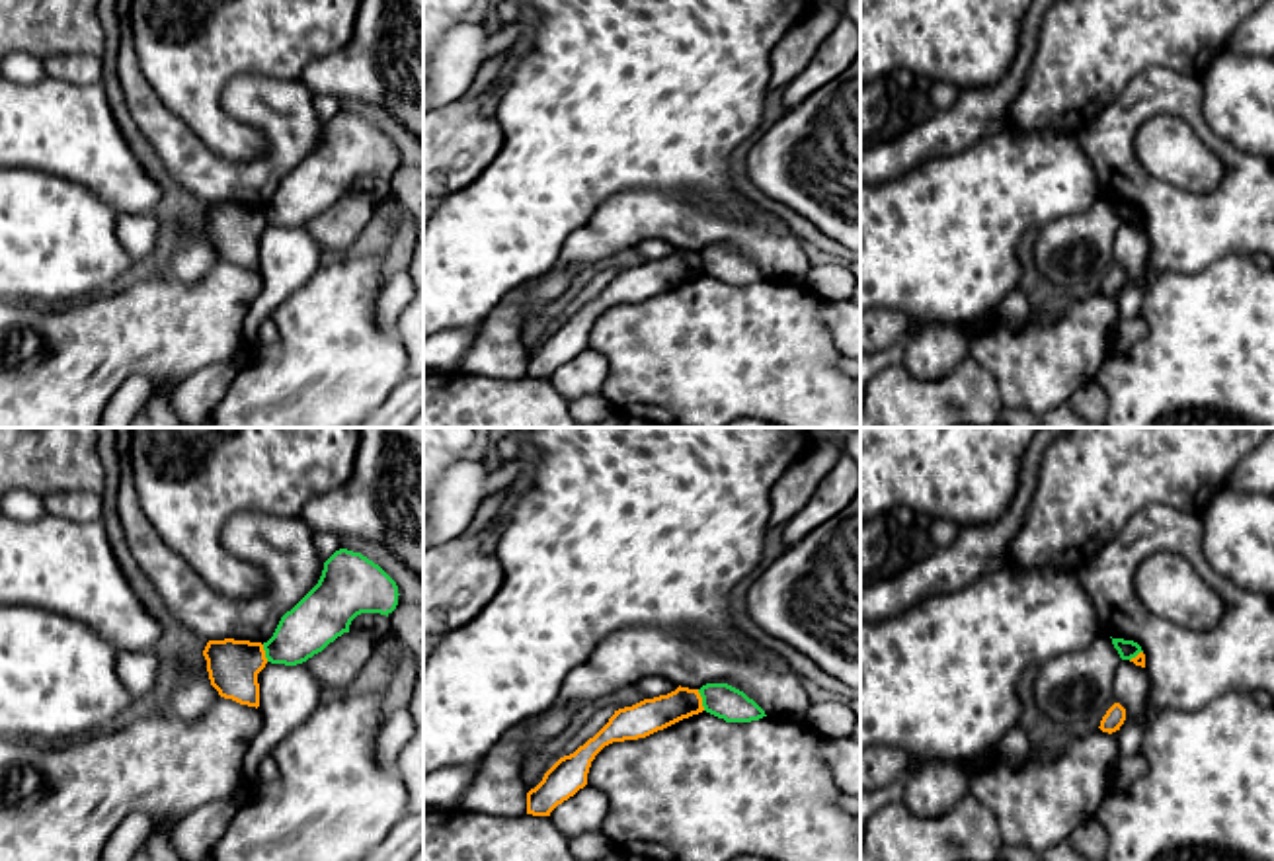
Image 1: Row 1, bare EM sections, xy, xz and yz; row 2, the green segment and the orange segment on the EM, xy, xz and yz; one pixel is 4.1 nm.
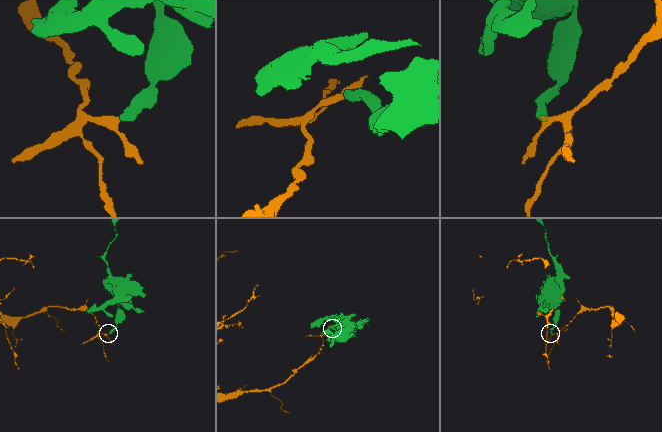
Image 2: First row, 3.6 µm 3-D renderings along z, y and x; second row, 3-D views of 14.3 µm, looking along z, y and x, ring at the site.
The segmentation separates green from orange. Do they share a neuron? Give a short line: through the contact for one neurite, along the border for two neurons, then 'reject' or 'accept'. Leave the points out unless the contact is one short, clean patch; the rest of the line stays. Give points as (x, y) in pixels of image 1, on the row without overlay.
line xz (697, 252), (705, 272); reject

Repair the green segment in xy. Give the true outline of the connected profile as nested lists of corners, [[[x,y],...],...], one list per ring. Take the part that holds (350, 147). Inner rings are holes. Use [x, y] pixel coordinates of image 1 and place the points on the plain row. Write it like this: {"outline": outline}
{"outline": [[[347,111],[326,125],[318,146],[287,174],[263,205],[271,226],[297,228],[322,215],[361,176],[390,178],[398,168],[396,144],[373,123]]]}

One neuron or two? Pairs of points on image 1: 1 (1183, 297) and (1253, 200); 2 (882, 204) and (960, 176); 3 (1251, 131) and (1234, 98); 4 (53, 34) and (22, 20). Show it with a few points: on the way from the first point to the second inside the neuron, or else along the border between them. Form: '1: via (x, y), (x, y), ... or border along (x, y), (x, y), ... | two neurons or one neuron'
1: border along (1245, 254), (1157, 278) | two neurons
2: via (902, 204), (933, 204), (941, 196) | one neuron
3: via (1251, 123), (1251, 116), (1241, 106) | one neuron
4: via (45, 26), (39, 20), (30, 20) | one neuron

